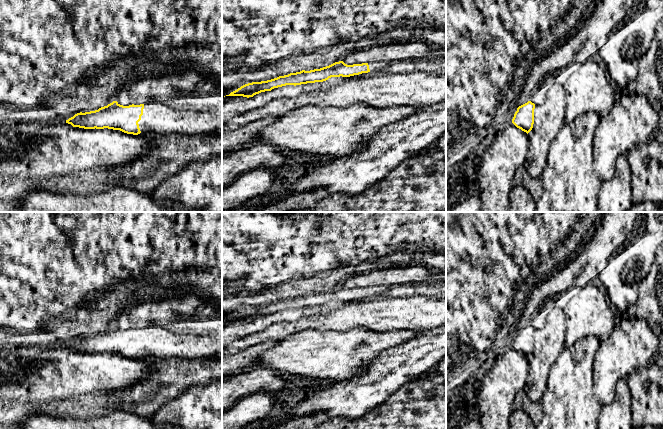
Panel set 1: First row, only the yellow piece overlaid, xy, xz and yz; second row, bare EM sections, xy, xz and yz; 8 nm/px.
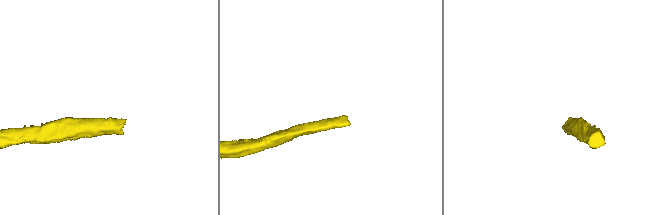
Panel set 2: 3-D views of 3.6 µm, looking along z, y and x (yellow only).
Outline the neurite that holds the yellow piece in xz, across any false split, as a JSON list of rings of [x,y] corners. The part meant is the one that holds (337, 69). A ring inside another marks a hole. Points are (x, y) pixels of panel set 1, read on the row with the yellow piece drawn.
[[[381,60],[376,62],[347,65],[343,61],[339,61],[320,69],[310,71],[302,70],[300,72],[290,73],[267,81],[248,83],[226,96],[243,96],[249,98],[261,92],[271,91],[274,88],[286,85],[296,86],[307,83],[323,82],[331,77],[350,77],[362,73],[368,73],[370,71],[381,70],[396,62],[399,61]]]

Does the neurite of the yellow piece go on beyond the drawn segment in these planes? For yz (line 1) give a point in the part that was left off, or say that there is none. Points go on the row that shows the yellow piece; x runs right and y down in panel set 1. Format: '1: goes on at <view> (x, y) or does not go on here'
1: does not go on here

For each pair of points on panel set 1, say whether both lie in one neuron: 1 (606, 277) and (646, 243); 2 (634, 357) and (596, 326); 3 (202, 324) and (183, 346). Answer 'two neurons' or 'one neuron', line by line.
1: one neuron
2: two neurons
3: two neurons

